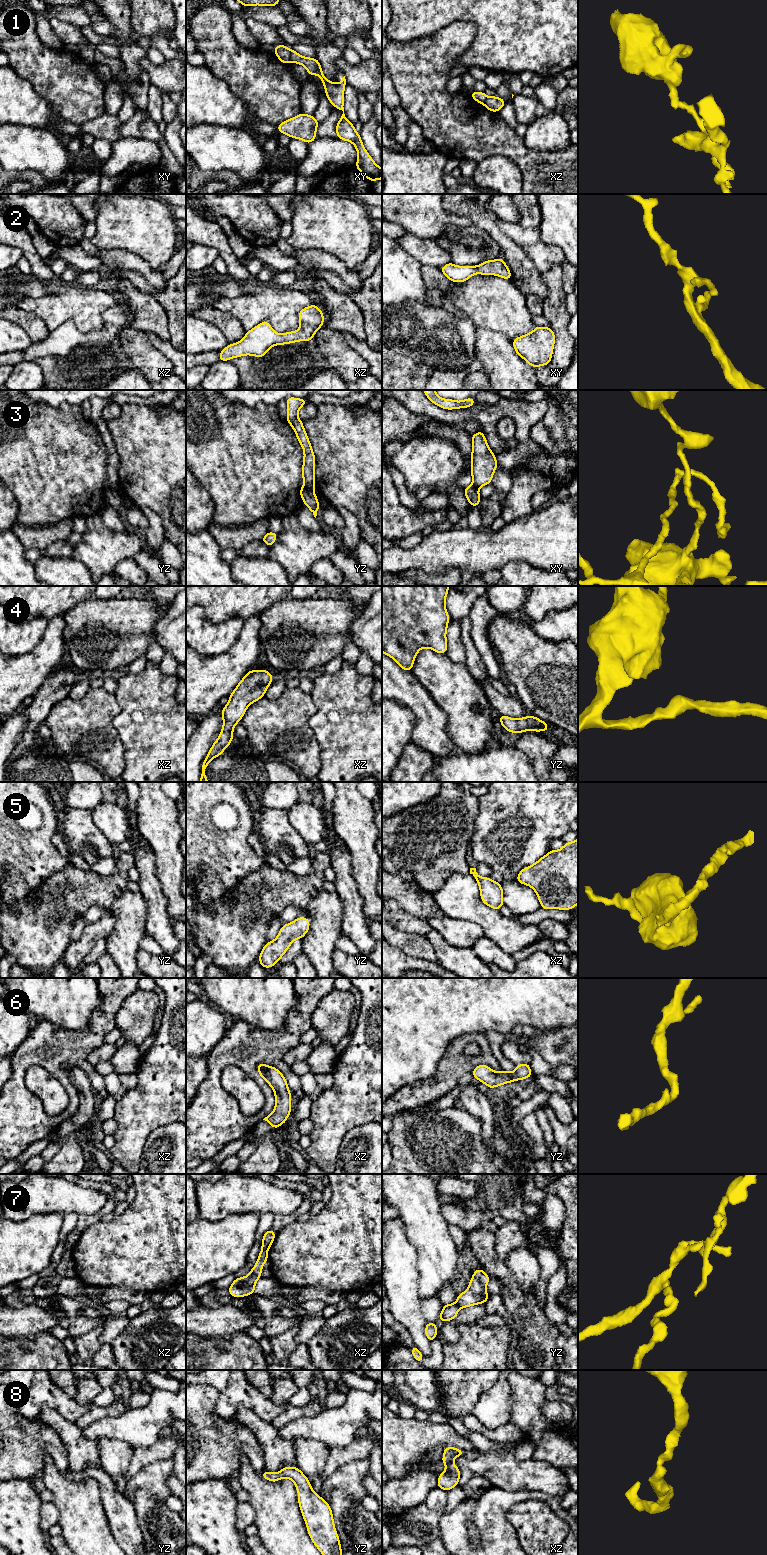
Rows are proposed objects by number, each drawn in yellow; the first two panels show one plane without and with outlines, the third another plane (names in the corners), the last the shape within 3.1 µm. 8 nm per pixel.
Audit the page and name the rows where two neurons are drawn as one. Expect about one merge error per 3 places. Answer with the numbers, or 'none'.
1, 3, 7

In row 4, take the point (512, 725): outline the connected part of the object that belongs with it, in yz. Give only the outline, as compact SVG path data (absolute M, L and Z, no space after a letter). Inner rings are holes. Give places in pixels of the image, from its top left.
M499 715L499 721L504 729L512 733L523 733L532 730L535 732L548 731L548 723L543 722L537 717L528 715L527 717L514 719L508 716Z

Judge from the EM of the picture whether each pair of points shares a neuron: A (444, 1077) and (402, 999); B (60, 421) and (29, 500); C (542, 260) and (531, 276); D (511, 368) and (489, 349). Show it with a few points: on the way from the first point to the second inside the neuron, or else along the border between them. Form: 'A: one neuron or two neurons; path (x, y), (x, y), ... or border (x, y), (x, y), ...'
A: two neurons; border (449, 1044), (436, 1072), (432, 1076), (420, 1080)
B: one neuron; path (59, 441), (54, 454), (54, 475), (49, 480)
C: two neurons; border (531, 261), (540, 272)
D: one neuron; path (506, 366), (494, 354)

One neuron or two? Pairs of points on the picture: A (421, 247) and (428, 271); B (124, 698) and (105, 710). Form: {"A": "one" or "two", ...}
{"A": "two", "B": "two"}

